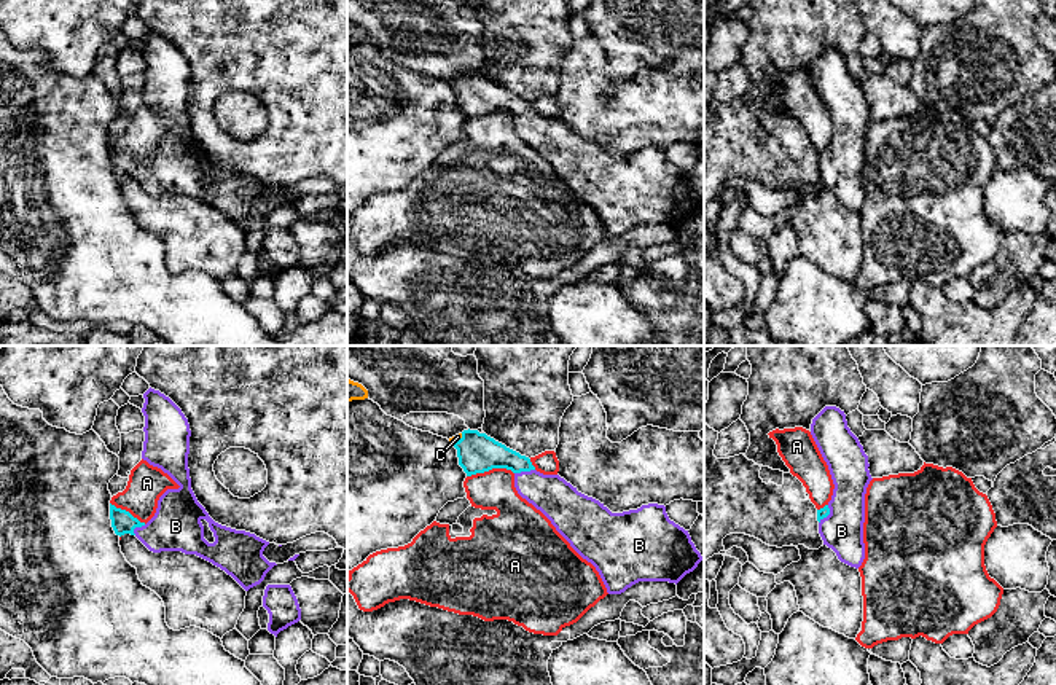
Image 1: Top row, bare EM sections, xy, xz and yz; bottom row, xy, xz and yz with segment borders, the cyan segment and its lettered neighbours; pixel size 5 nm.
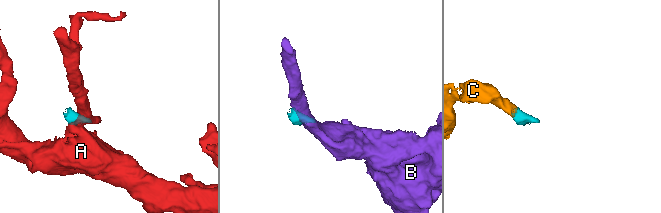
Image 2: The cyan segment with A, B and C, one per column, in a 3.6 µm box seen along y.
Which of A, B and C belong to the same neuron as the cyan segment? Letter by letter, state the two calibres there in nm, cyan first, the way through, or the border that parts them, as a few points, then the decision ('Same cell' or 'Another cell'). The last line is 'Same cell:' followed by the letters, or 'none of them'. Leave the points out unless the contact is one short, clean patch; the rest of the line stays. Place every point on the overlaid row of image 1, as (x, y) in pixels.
A: Thickness 200 nm (cyan) against 200 nm. Boundary: xz (513, 472), (489, 469), (467, 477). Another cell
B: Thickness 200 nm (cyan) against 200 nm. Path across: xz (478, 453), (507, 457), (524, 470), (561, 502). Same cell
C: Thickness 200 nm (cyan) against 30 nm. Path across: xz (478, 453), (469, 443), (459, 440), (457, 437). Same cell
Same cell: B, C

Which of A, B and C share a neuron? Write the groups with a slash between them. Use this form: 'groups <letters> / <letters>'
groups A / B C

